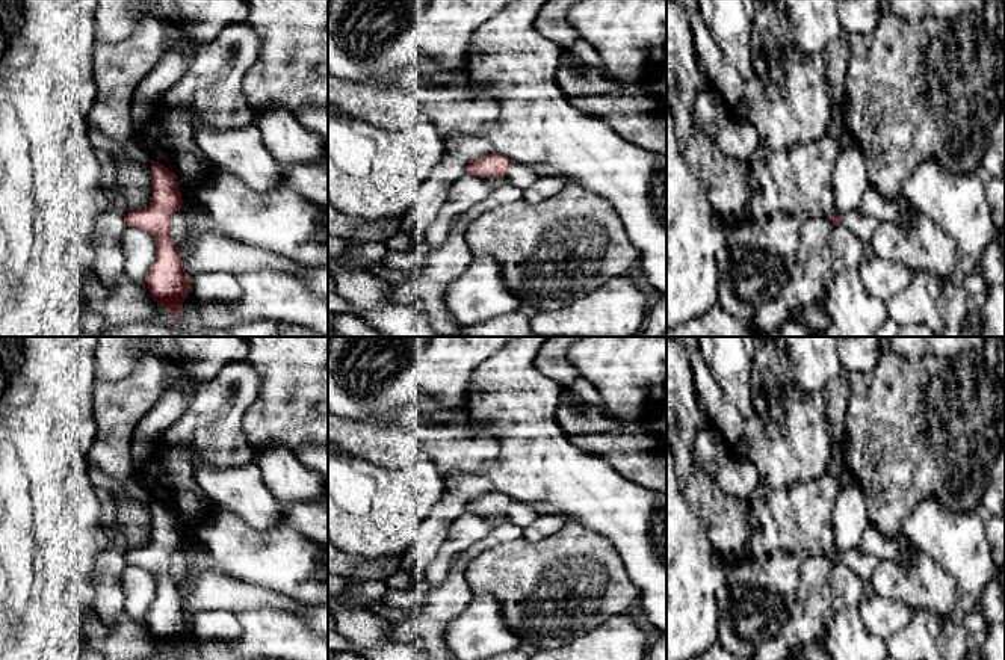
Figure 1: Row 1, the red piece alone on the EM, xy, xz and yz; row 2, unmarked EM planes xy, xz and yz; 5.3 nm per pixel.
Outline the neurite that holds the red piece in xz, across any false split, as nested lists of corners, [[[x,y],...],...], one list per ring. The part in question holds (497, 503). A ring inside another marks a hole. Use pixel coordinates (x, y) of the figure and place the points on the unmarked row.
[[[488,492],[465,503],[465,509],[479,517],[490,514],[503,515],[511,504],[511,498],[500,492]]]

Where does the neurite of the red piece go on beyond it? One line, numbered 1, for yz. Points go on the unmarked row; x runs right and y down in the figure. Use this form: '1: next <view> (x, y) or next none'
1: next none

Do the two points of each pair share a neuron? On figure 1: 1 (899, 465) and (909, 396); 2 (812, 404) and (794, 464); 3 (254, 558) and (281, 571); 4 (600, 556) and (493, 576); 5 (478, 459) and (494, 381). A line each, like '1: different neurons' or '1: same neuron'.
1: same neuron
2: same neuron
3: same neuron
4: same neuron
5: different neurons

